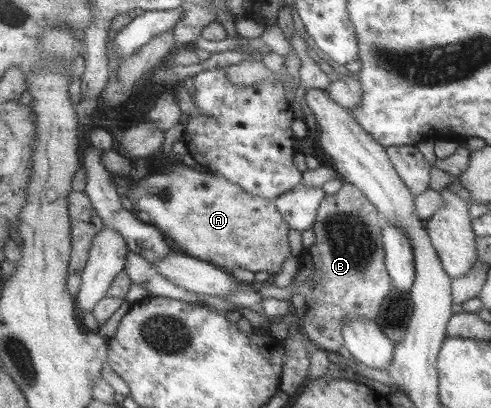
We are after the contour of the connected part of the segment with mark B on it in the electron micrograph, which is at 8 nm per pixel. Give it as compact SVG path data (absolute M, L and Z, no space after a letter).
M342 180L341 187L333 194L324 194L316 211L316 221L310 227L315 241L298 255L298 268L289 285L291 294L305 298L305 310L299 328L310 342L326 352L336 352L344 345L341 328L353 318L373 320L387 293L393 288L384 267L381 217L375 206L350 183Z

